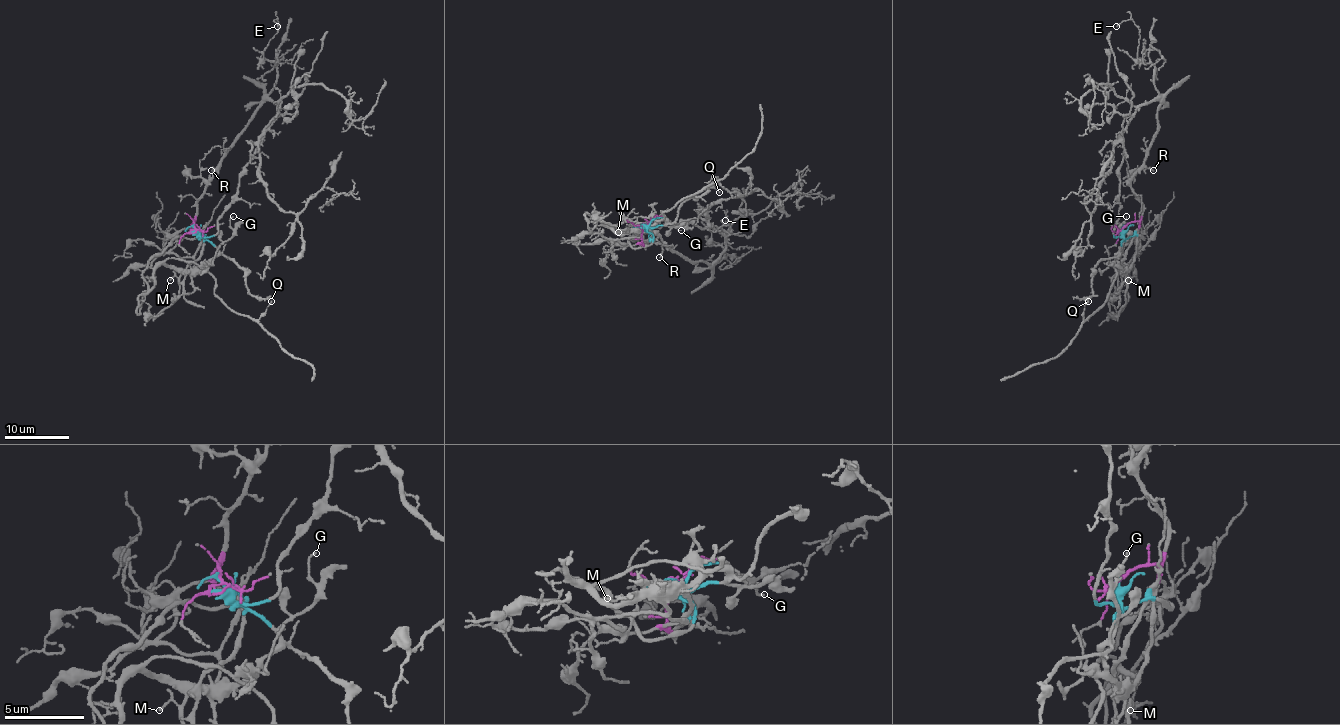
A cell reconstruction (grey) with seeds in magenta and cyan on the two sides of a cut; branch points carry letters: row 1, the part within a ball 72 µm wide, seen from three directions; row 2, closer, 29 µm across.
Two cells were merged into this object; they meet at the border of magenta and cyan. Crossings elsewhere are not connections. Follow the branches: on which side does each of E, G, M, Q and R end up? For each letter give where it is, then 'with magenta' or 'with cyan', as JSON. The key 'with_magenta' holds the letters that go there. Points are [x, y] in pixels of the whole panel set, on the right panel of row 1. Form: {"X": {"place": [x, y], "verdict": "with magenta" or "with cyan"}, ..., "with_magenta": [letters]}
{"E": {"place": [1116, 26], "verdict": "with magenta"}, "G": {"place": [1126, 216], "verdict": "with cyan"}, "M": {"place": [1128, 280], "verdict": "with cyan"}, "Q": {"place": [1088, 301], "verdict": "with cyan"}, "R": {"place": [1153, 170], "verdict": "with magenta"}, "with_magenta": ["E", "R"]}

